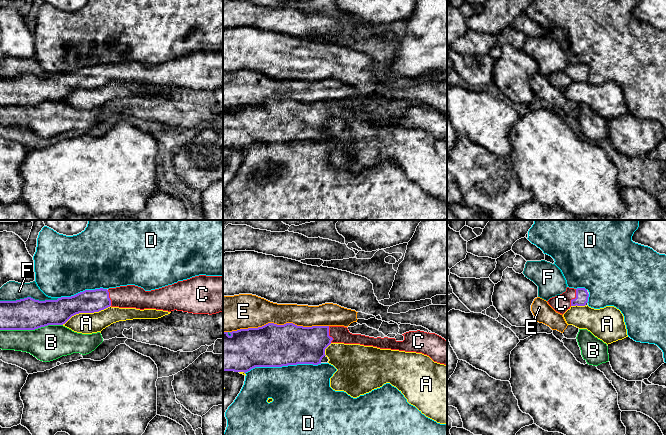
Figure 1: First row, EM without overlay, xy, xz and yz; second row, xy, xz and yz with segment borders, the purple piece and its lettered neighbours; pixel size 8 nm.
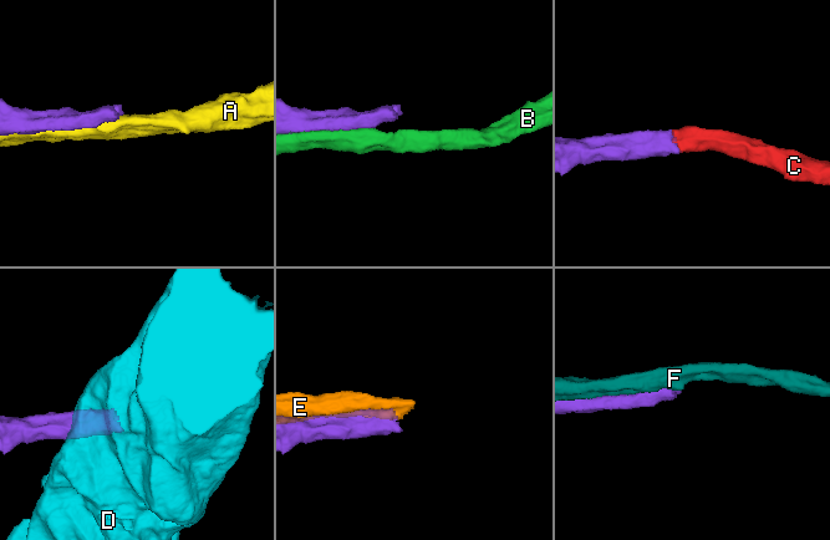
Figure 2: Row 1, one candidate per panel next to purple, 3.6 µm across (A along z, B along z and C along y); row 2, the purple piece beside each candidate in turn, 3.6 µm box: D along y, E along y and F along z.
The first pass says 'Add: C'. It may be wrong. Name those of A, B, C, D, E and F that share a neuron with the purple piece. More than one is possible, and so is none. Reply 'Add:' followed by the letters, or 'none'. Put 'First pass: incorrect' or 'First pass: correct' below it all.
Add: C
First pass: correct

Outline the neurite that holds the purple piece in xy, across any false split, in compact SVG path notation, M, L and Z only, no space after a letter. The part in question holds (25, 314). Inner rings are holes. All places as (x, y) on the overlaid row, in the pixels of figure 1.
M199 275L159 289L145 291L135 285L85 290L71 297L39 301L31 297L0 301L0 330L35 330L48 325L63 325L79 313L94 313L108 307L183 311L193 314L216 314L223 311L223 276Z

